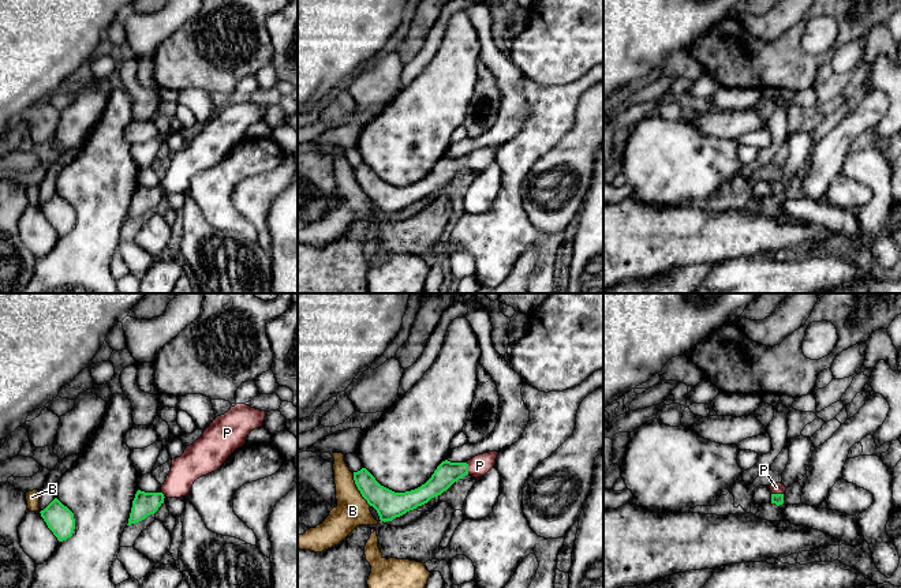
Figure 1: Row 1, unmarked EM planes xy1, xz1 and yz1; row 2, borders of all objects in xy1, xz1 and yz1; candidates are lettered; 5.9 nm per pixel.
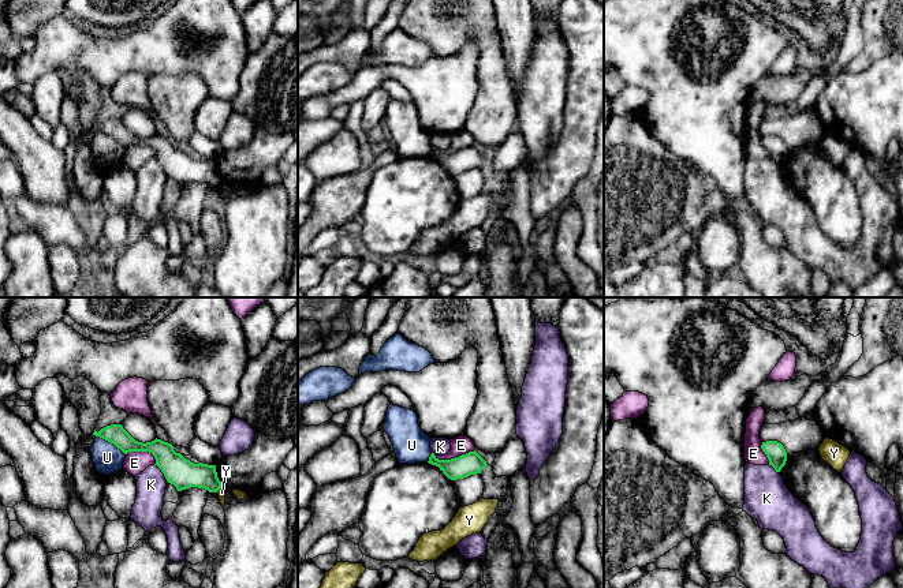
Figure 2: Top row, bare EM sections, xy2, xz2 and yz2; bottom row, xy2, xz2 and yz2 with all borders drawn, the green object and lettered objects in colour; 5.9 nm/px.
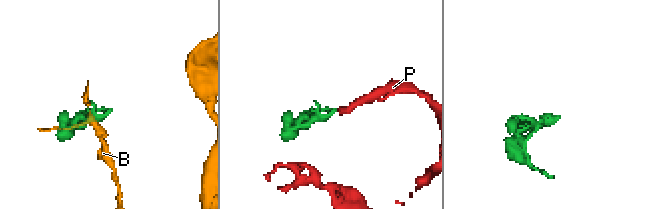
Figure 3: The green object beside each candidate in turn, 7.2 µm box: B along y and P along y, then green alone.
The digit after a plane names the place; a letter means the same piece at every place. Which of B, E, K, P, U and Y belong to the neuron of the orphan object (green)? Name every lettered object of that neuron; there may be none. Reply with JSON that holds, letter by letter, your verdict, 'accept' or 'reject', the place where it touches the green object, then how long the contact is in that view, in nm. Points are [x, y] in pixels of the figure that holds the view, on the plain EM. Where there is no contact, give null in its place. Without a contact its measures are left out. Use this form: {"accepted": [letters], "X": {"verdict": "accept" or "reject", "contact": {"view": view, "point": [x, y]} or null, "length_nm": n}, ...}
{"accepted": ["P"], "B": {"verdict": "reject", "contact": {"view": "xz1", "point": [358, 183]}, "length_nm": 220}, "E": {"verdict": "reject", "contact": {"view": "xz2", "point": [455, 152]}, "length_nm": 260}, "K": {"verdict": "reject", "contact": {"view": "xy2", "point": [163, 167]}, "length_nm": 140}, "P": {"verdict": "accept", "contact": {"view": "xz1", "point": [467, 163]}, "length_nm": 70}, "U": {"verdict": "reject", "contact": {"view": "xy2", "point": [111, 137]}, "length_nm": 200}, "Y": {"verdict": "reject", "contact": {"view": "xy2", "point": [219, 183]}, "length_nm": 50}}

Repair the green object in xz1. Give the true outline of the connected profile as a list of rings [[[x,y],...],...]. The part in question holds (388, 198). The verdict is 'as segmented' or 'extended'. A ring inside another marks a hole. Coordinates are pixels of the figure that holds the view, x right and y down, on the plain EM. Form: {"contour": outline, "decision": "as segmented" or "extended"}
{"contour": [[[489,146],[478,149],[467,157],[445,154],[425,179],[405,187],[395,187],[381,180],[366,162],[354,166],[354,175],[362,191],[377,205],[380,214],[385,217],[427,198],[466,169],[475,173],[485,171],[496,160],[497,150],[498,146]]], "decision": "extended"}

